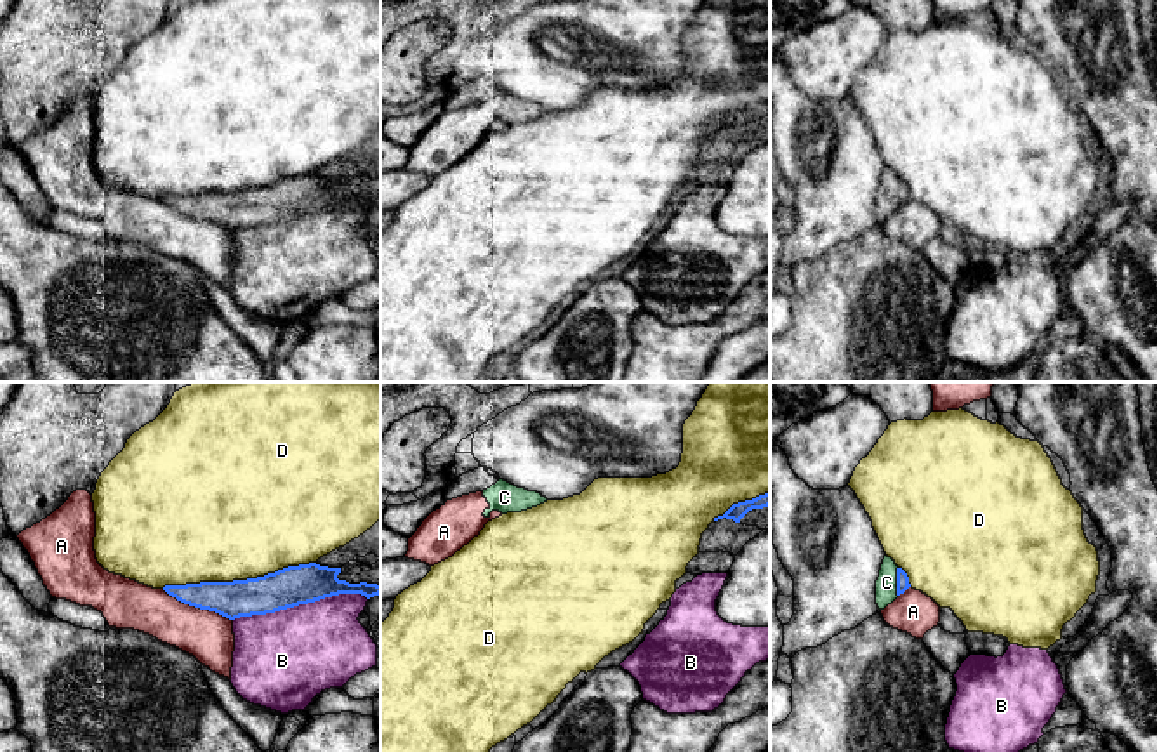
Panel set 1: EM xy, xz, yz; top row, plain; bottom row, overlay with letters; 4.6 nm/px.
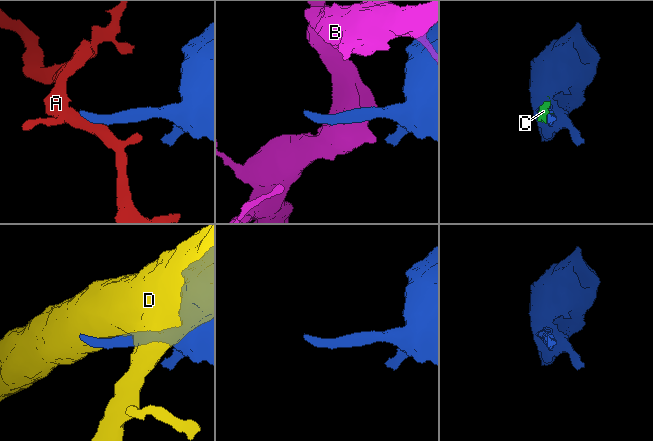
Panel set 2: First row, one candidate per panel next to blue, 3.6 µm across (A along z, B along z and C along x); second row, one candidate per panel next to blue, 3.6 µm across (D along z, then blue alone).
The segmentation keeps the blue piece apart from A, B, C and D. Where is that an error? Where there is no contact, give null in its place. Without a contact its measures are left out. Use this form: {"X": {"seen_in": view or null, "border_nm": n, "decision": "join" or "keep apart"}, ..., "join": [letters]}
{"A": {"seen_in": "xy", "border_nm": 360, "decision": "keep apart"}, "B": {"seen_in": "xy", "border_nm": 650, "decision": "keep apart"}, "C": {"seen_in": "yz", "border_nm": 140, "decision": "join"}, "D": {"seen_in": "xy", "border_nm": 700, "decision": "keep apart"}, "join": ["C"]}

